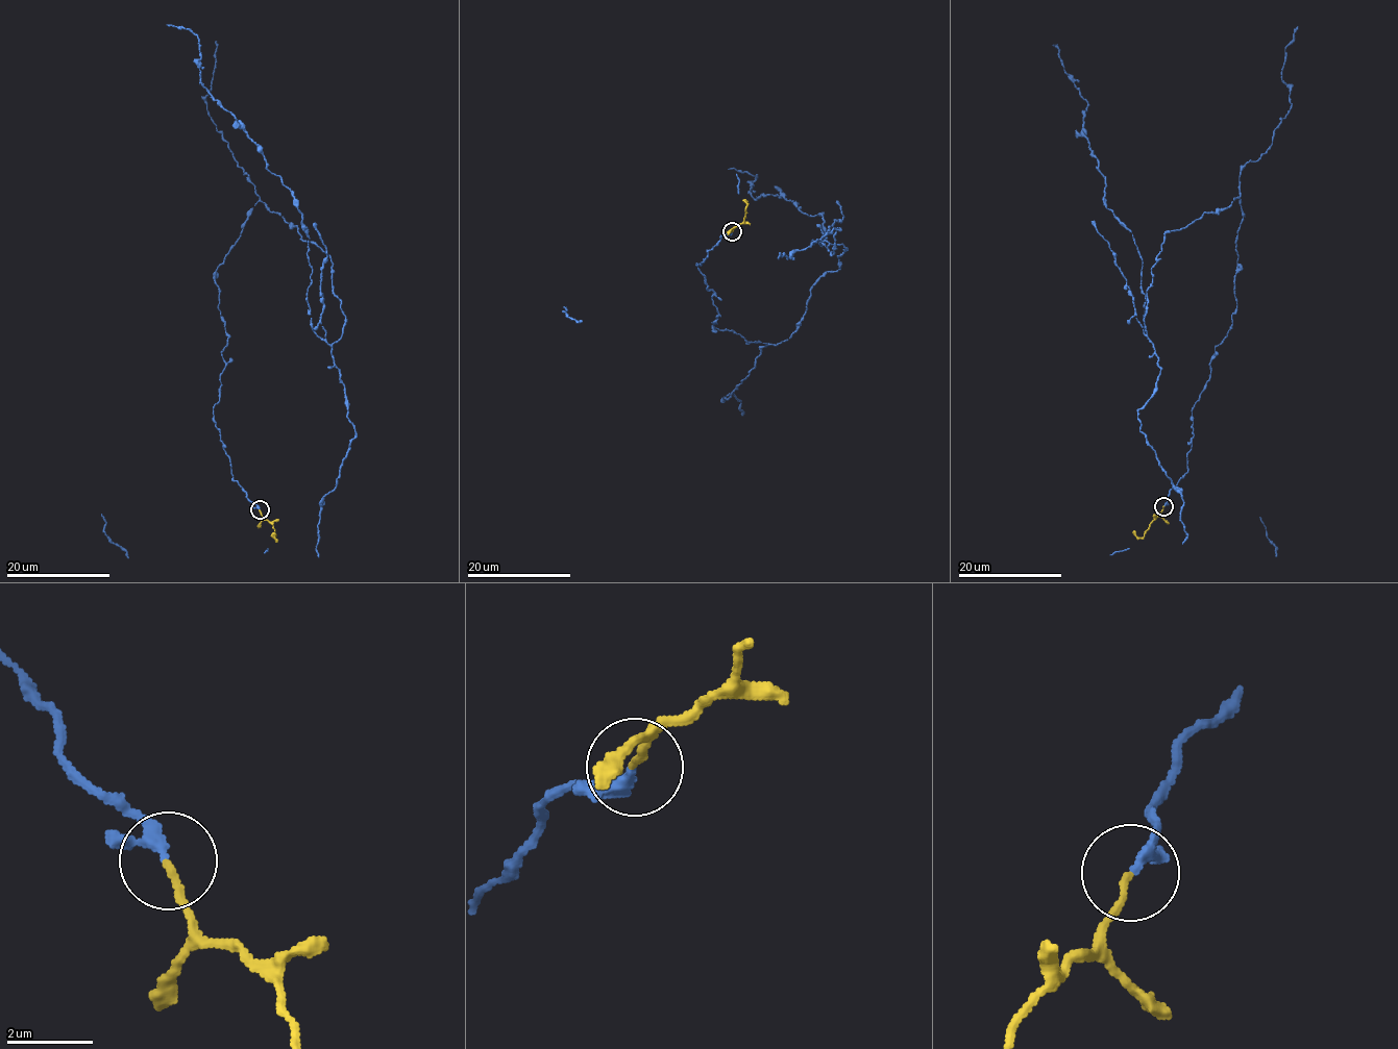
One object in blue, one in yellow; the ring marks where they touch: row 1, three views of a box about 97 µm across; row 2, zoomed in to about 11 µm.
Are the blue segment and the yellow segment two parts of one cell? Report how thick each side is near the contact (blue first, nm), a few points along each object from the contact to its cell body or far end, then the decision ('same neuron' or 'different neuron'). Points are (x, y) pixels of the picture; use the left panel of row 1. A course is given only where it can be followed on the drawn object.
200/160 nm | blue via (260, 509), (213, 414), (215, 272), (258, 201), (345, 316), (312, 327), (294, 194), (166, 25) | yellow via (260, 509), (261, 516), (274, 528), (276, 541), (272, 532) | same neuron

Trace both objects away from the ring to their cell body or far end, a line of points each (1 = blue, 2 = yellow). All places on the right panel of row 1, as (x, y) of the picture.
1: (1163, 505), (1237, 307), (1240, 191), (1163, 234), (1145, 333), (1142, 255), (1106, 207), (1087, 103), (1054, 45)
2: (1163, 505), (1143, 537), (1137, 537), (1134, 531)

